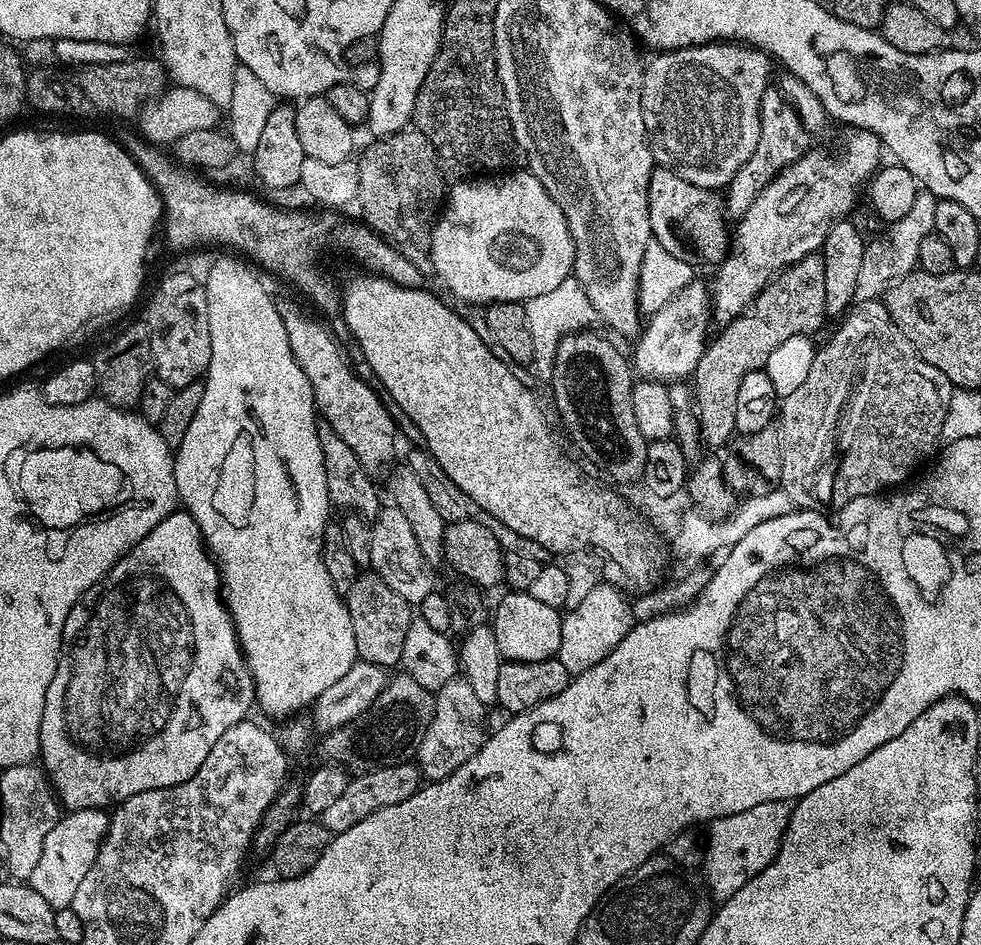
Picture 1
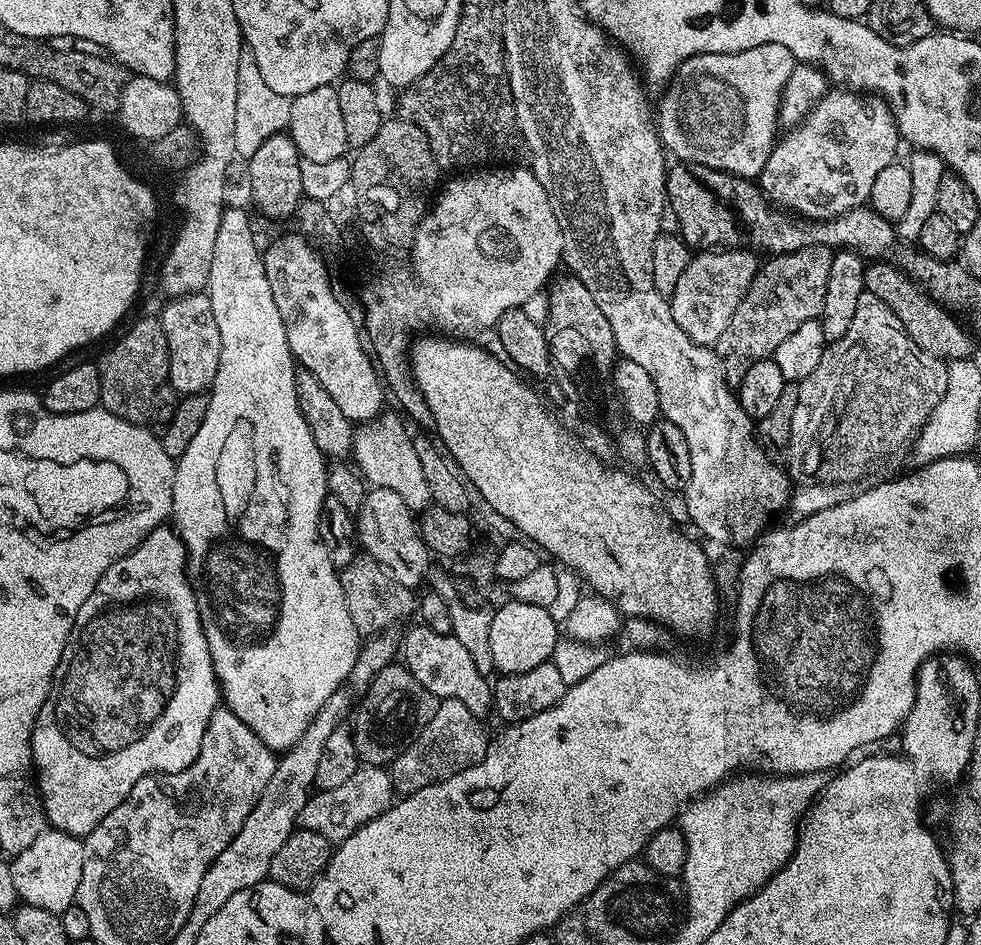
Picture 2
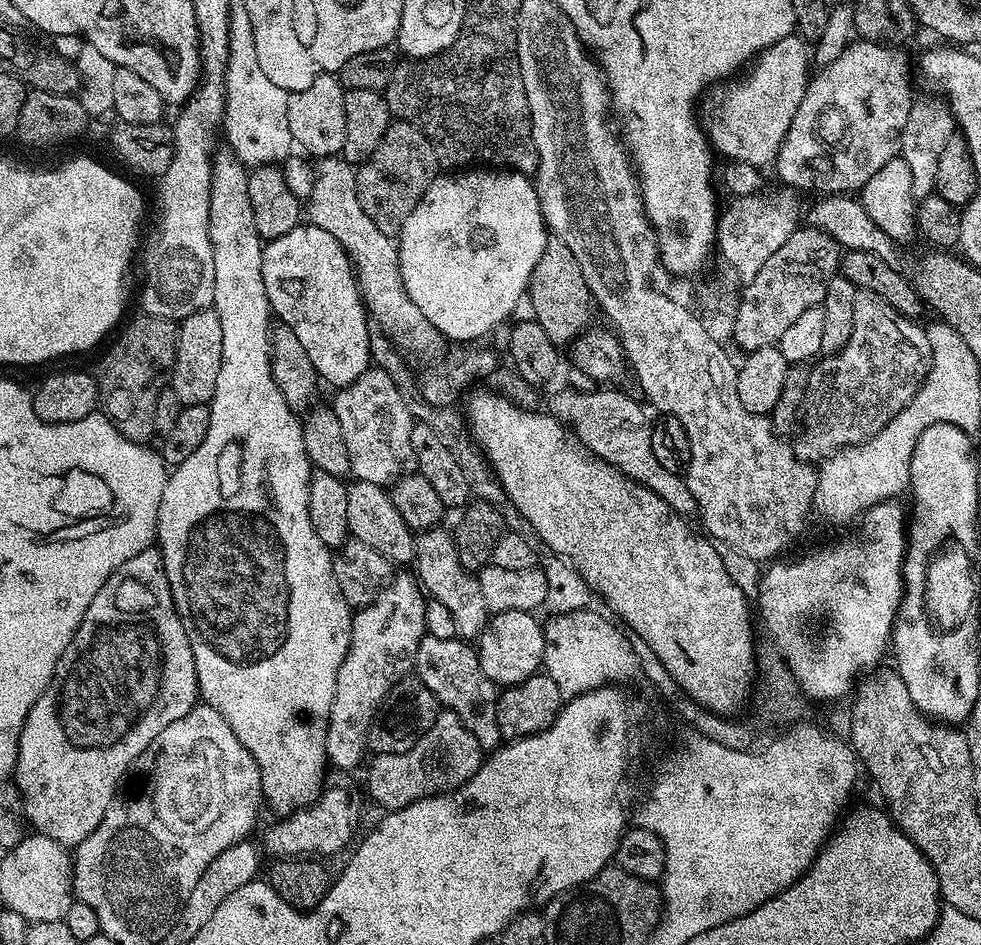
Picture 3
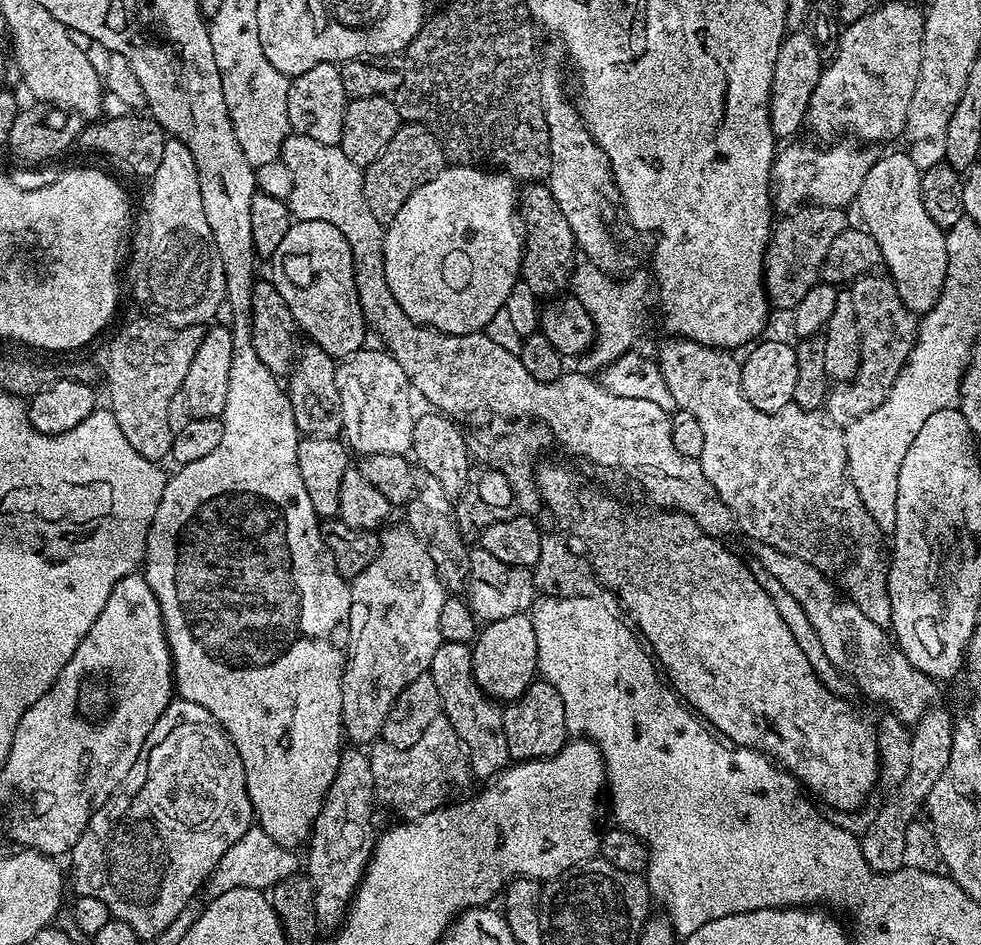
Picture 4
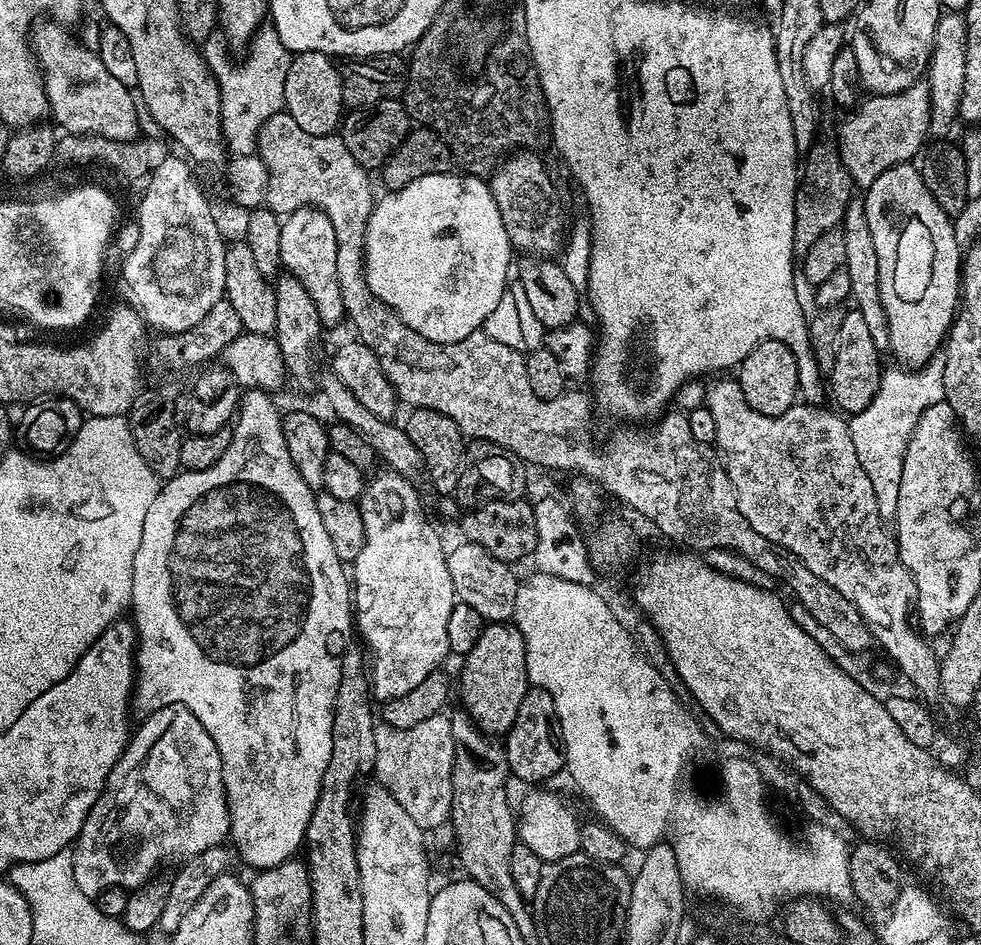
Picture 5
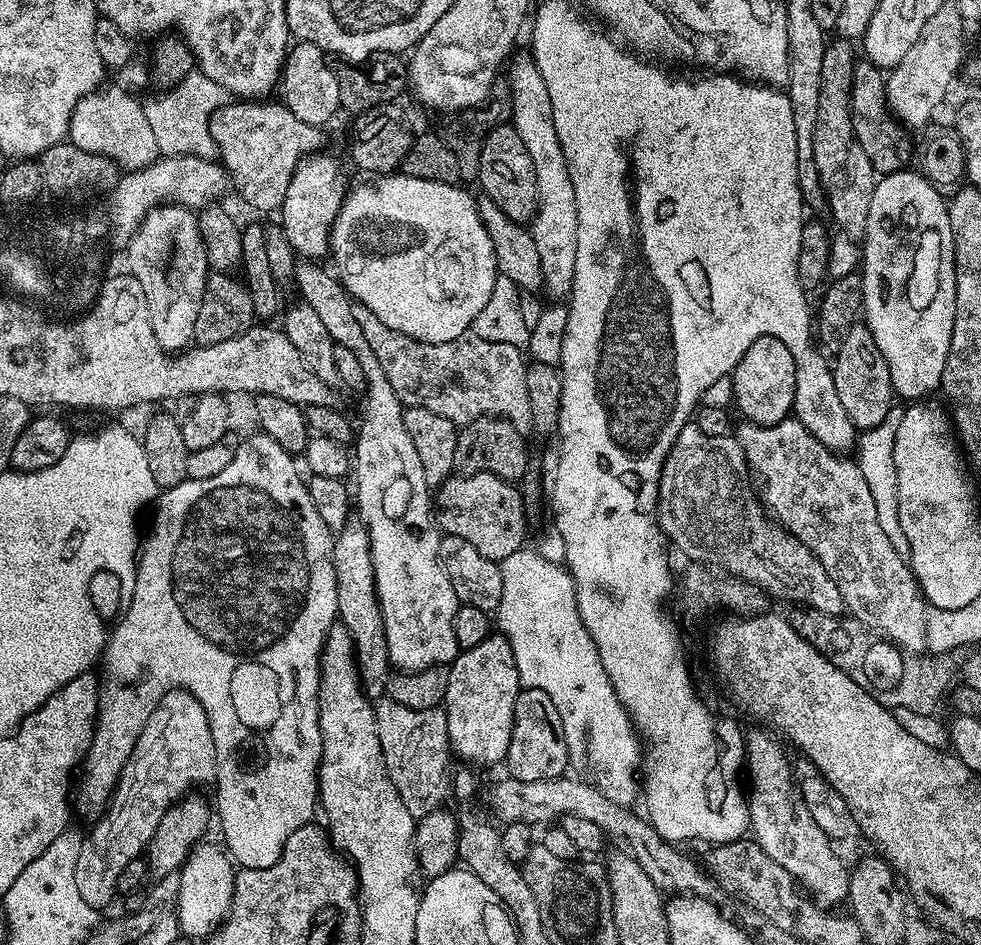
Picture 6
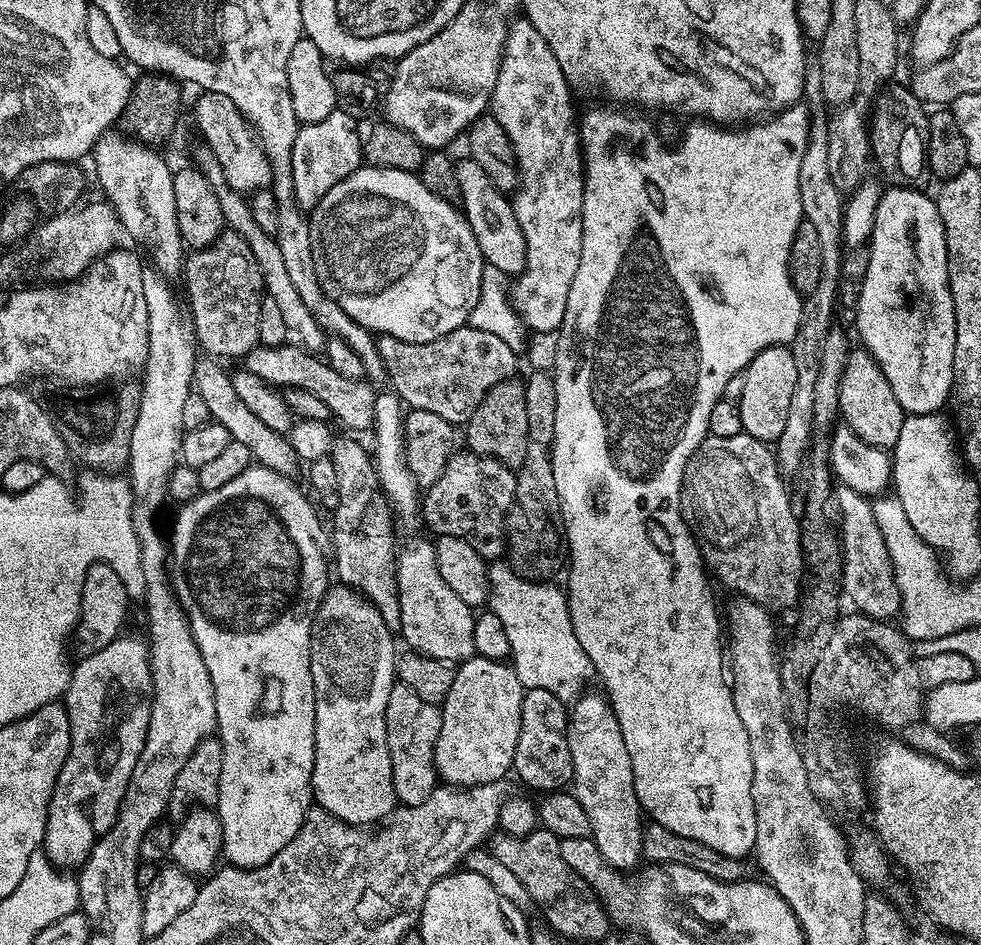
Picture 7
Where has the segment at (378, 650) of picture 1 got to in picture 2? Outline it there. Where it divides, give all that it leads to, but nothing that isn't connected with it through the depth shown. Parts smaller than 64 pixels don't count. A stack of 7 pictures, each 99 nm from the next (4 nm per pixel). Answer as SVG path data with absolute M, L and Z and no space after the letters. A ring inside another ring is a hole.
M358 554L340 572L342 594L346 598L346 610L350 610L350 618L354 618L354 626L361 637L371 638L389 631L395 620L417 611L418 600L413 589L403 588L388 575L388 570L382 567L374 557Z

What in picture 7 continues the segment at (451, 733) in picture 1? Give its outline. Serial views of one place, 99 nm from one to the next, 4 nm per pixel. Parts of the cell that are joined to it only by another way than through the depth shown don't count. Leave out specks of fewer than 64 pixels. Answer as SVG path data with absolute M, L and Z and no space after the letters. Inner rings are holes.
M396 683L390 690L390 702L386 702L386 738L390 746L390 762L392 763L392 781L396 791L396 799L403 807L418 806L430 798L430 794L438 787L434 750L440 733L440 708L430 702L422 702L410 686Z

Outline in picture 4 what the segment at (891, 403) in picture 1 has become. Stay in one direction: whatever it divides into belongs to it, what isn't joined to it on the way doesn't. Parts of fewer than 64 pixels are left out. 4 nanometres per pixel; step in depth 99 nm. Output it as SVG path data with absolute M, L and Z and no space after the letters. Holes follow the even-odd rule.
M887 275L860 276L852 281L846 294L850 302L854 302L854 315L858 318L860 365L854 380L847 381L846 386L833 387L826 397L826 415L837 426L846 426L851 420L856 420L879 406L894 378L898 378L902 366L908 361L918 331L913 313L898 298L896 287Z

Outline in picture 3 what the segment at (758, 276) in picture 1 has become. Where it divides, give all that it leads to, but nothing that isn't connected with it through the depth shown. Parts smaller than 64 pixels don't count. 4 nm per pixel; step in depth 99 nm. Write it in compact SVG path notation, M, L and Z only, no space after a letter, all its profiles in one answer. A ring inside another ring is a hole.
M860 38L849 43L848 47L838 54L838 58L834 58L832 64L823 65L819 69L820 73L817 76L815 73L809 79L806 94L802 94L802 102L798 102L798 110L794 113L794 122L790 122L790 130L786 130L786 138L782 142L774 161L774 169L776 168L781 182L784 183L781 185L792 190L801 188L804 192L820 192L816 194L852 194L863 188L866 182L870 182L870 178L874 178L874 174L878 174L878 170L882 170L882 166L886 166L886 162L899 157L902 126L906 126L906 118L910 118L910 110L914 103L912 80L908 77L908 60L900 51L901 49L896 46L885 46L883 43L874 40Z

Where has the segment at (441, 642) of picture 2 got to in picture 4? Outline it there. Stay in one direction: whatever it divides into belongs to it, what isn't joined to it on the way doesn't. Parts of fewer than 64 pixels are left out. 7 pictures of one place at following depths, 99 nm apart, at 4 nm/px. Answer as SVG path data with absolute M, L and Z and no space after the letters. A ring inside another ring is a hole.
M440 643L432 659L430 675L438 686L442 714L454 726L468 754L471 775L491 778L509 767L510 757L504 733L504 713L501 705L480 689L472 673L472 650L466 644Z

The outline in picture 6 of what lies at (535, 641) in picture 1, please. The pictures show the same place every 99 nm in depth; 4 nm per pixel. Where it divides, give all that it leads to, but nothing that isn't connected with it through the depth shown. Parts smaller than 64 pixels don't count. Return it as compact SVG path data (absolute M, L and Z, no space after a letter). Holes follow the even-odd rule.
M493 634L478 642L478 646L463 649L448 668L448 689L443 702L451 751L472 766L496 764L499 760L501 763L508 754L514 702L521 687L514 650L506 637Z

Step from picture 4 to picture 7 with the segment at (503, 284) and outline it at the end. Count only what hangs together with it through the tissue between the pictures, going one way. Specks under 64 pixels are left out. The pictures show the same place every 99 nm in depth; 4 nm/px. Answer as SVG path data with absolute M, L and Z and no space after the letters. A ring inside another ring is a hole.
M375 166L358 167L349 176L342 178L334 186L330 186L330 190L326 190L326 194L322 194L320 201L310 210L308 225L314 254L314 270L318 274L318 282L322 286L322 290L326 290L326 294L330 298L334 298L334 302L338 302L338 306L342 306L342 310L346 310L346 314L350 314L350 318L354 318L354 322L358 322L369 332L380 336L393 336L402 342L421 344L422 342L434 342L467 325L468 316L478 302L478 294L482 286L484 255L482 250L478 250L478 238L474 238L474 230L470 230L463 211L455 203L444 200L429 190L421 182L417 173Z

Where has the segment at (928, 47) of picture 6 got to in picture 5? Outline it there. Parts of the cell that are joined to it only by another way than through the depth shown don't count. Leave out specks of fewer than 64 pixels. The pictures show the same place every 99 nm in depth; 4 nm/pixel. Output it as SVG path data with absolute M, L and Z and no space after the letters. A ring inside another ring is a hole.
M917 82L889 96L872 94L867 98L857 103L849 120L841 122L838 139L844 169L852 177L853 185L860 190L868 189L878 174L886 174L886 170L894 166L915 161L915 156L919 157L925 147L924 138L929 137L932 122L927 83Z

